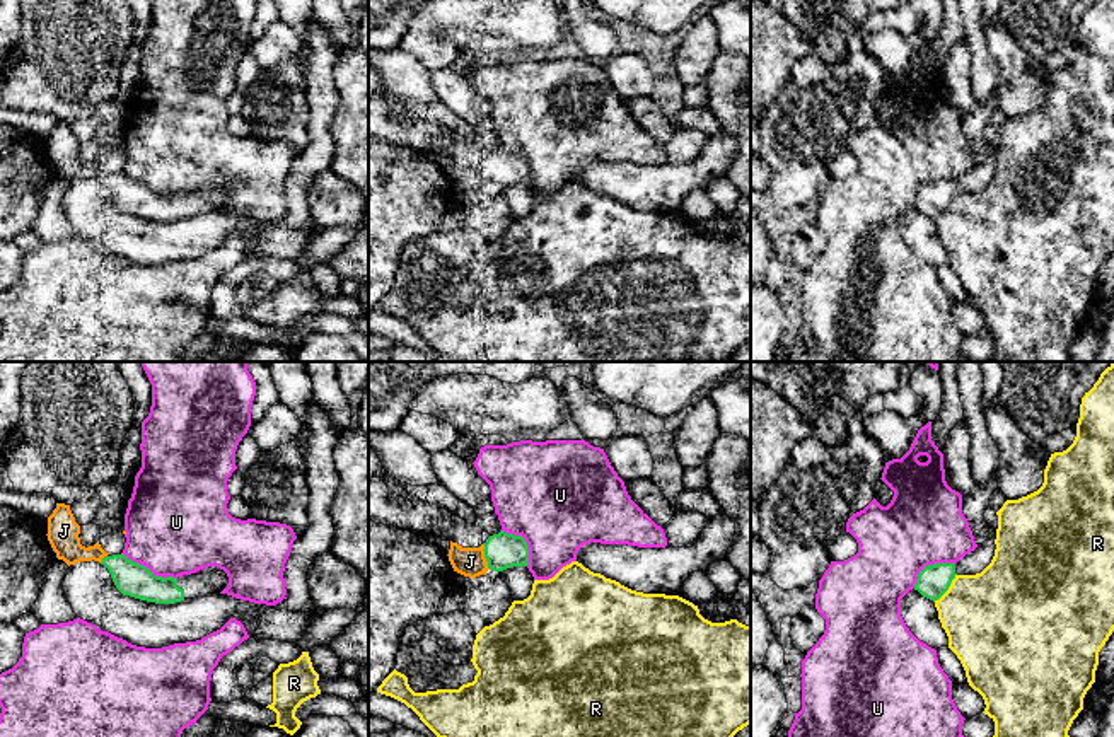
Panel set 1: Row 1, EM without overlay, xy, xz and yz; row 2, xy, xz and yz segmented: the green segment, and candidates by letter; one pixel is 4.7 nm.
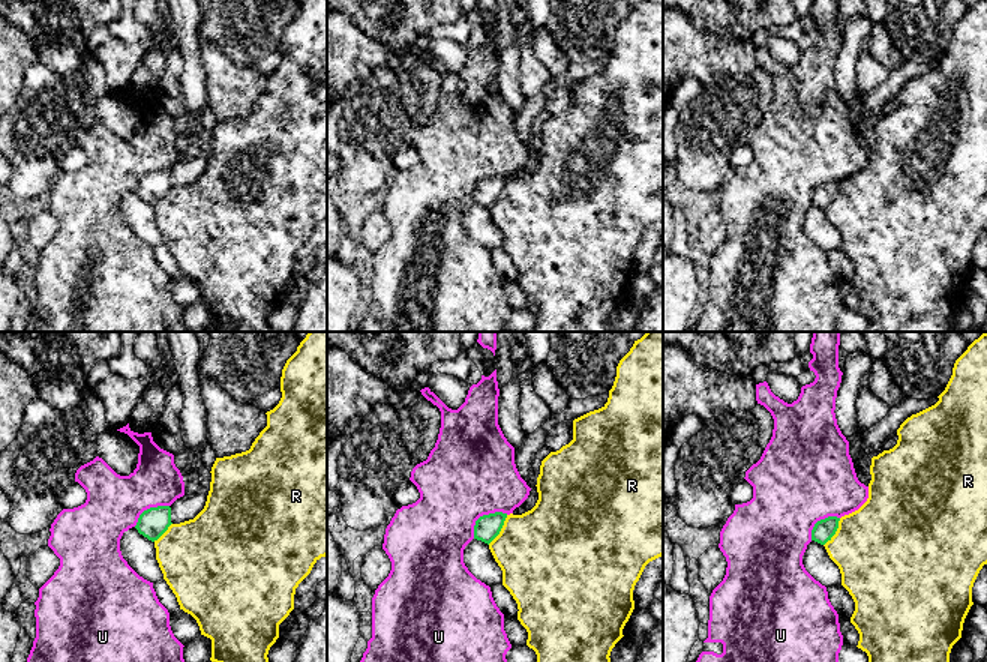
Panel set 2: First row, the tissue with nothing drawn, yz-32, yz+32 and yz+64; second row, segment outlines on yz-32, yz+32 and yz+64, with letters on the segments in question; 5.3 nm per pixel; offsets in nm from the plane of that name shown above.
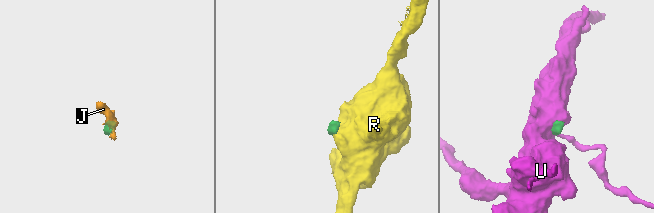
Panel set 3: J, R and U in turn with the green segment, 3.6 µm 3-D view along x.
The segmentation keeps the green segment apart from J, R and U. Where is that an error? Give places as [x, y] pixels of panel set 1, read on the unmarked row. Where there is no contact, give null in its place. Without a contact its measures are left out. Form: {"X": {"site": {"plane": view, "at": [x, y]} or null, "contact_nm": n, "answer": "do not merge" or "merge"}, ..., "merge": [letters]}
{"J": {"site": {"plane": "xz", "at": [485, 174]}, "contact_nm": 120, "answer": "merge"}, "R": {"site": {"plane": "yz", "at": [947, 207]}, "contact_nm": 170, "answer": "do not merge"}, "U": {"site": {"plane": "xy", "at": [147, 186]}, "contact_nm": 300, "answer": "do not merge"}, "merge": ["J"]}

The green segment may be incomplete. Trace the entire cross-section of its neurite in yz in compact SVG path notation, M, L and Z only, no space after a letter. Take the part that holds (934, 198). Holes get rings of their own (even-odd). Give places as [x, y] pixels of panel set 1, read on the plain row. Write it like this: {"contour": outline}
{"contour": "M954 181L928 183L918 191L914 208L935 220L949 208L955 193Z"}

